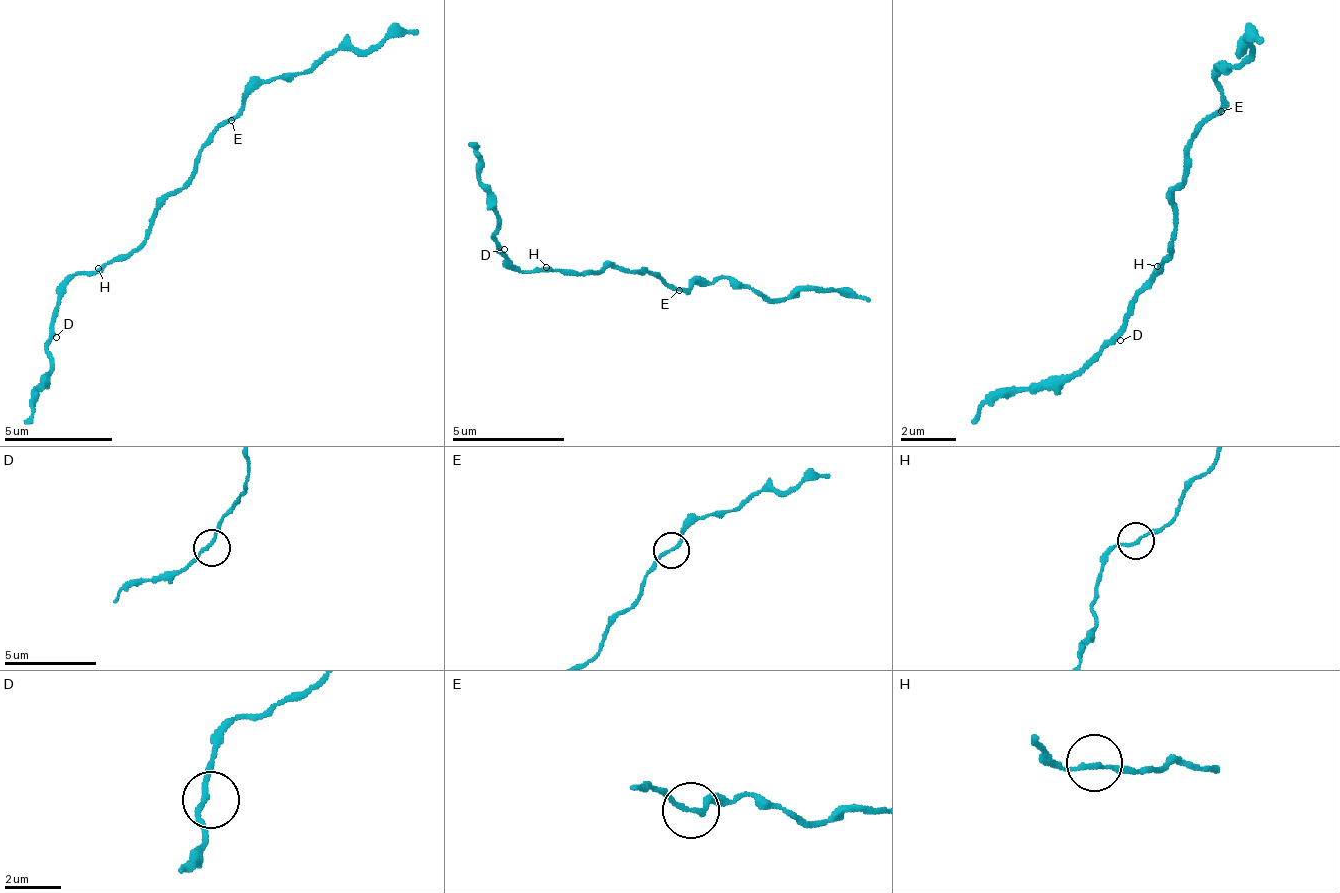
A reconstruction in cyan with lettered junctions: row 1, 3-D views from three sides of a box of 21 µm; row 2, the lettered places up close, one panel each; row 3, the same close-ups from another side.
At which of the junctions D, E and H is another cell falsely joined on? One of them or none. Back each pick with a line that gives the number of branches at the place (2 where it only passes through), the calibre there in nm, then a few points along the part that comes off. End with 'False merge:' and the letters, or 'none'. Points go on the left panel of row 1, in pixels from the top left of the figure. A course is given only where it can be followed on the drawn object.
False merge: none

